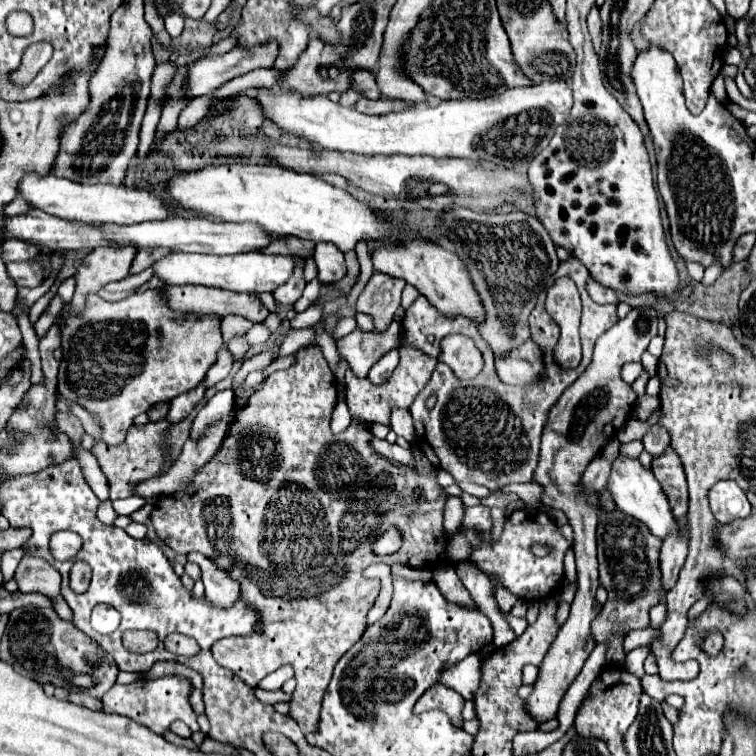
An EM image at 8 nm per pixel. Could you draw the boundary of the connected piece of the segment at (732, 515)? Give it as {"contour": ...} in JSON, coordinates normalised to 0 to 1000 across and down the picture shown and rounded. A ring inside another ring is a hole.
{"contour":[[[971,635],[947,638],[937,651],[937,661],[942,680],[952,693],[963,693],[992,680],[992,664],[987,659],[987,651]]]}

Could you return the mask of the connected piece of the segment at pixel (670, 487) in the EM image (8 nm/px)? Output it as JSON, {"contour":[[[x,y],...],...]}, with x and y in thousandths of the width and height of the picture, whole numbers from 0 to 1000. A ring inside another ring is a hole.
{"contour":[[[892,595],[878,598],[862,608],[862,624],[870,635],[876,635],[878,651],[884,651],[884,661],[889,667],[889,677],[894,685],[905,683],[910,675],[910,648],[907,648],[907,630],[899,606]]]}

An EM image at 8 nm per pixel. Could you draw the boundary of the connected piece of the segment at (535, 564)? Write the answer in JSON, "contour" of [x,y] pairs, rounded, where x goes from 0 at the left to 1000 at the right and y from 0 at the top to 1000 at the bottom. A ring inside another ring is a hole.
{"contour":[[[624,669],[616,672],[611,698],[627,698],[640,709],[640,720],[635,728],[630,728],[622,741],[643,759],[653,759],[664,775],[669,775],[680,788],[709,788],[720,791],[730,780],[741,775],[741,767],[746,765],[746,733],[751,728],[751,714],[741,706],[738,696],[728,683],[720,677],[709,675],[683,675],[664,704],[664,712],[659,717],[648,717],[648,698],[651,698],[651,685],[648,685],[648,672],[643,669]],[[704,720],[722,720],[728,730],[720,738],[706,735]]]}

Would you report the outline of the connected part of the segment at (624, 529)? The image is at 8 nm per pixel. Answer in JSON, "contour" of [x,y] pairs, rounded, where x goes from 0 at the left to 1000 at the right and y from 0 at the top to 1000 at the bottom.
{"contour":[[[799,677],[791,685],[791,743],[794,743],[794,772],[804,780],[804,796],[796,802],[796,810],[783,823],[783,844],[807,847],[815,841],[815,831],[825,823],[825,839],[839,831],[857,831],[860,815],[857,807],[873,796],[873,735],[876,717],[862,712],[857,698],[825,677]]]}

